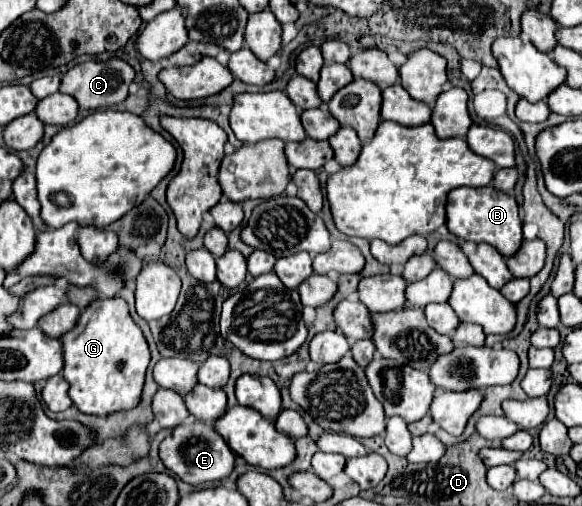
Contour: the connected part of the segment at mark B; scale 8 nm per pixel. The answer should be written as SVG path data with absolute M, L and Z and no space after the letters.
M494 186L486 188L456 188L448 194L446 204L448 230L458 238L470 242L486 242L494 246L504 258L514 256L522 246L522 220L518 216L518 204L506 192L496 190Z

